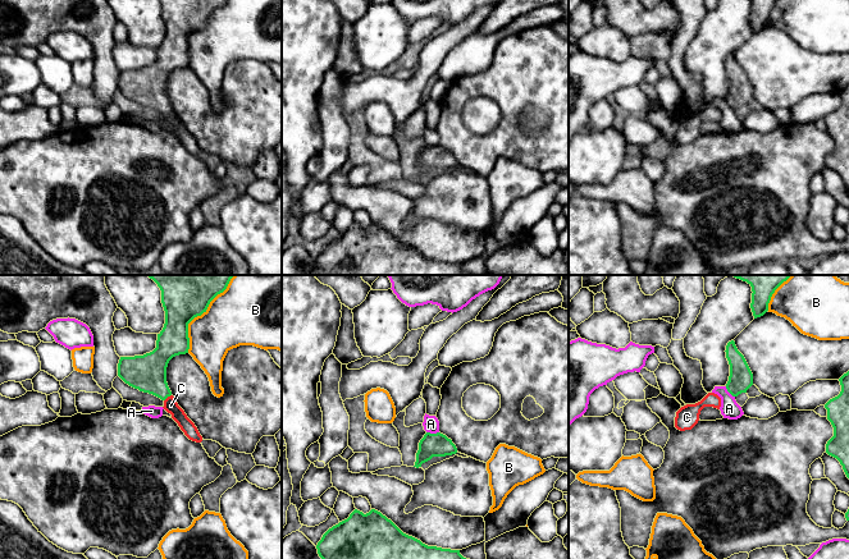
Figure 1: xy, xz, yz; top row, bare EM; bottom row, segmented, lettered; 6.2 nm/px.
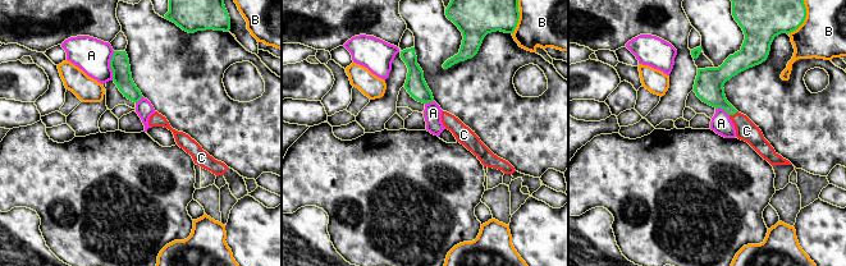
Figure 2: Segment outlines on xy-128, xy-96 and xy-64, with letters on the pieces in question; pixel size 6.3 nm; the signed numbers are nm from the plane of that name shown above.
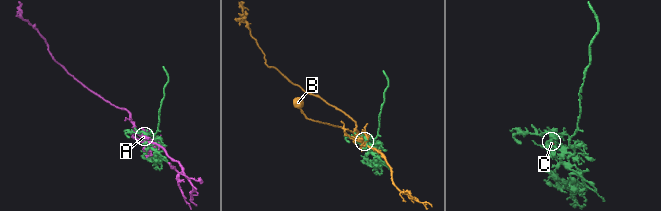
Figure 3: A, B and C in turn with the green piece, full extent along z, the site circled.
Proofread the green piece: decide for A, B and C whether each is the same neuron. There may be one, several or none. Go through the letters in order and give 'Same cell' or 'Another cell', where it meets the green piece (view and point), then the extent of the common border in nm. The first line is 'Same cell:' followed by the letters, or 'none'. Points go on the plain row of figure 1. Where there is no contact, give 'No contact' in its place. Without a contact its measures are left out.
Same cell: C
A: Another cell. Touches green at xz (433, 147). Shared border 80 nm
B: Another cell. Touches green at xy (195, 30). Shared border 480 nm
C: Same cell. Touches green at xy (167, 110). Shared border 60 nm

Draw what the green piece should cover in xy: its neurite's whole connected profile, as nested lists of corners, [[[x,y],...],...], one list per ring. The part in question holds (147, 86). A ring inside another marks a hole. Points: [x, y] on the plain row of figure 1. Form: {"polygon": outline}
{"polygon": [[[159,0],[165,24],[165,37],[158,47],[156,61],[143,69],[120,70],[118,90],[129,100],[152,107],[164,115],[184,148],[196,156],[202,155],[195,137],[178,119],[166,96],[169,74],[188,67],[188,37],[206,26],[210,15],[227,0]]]}

